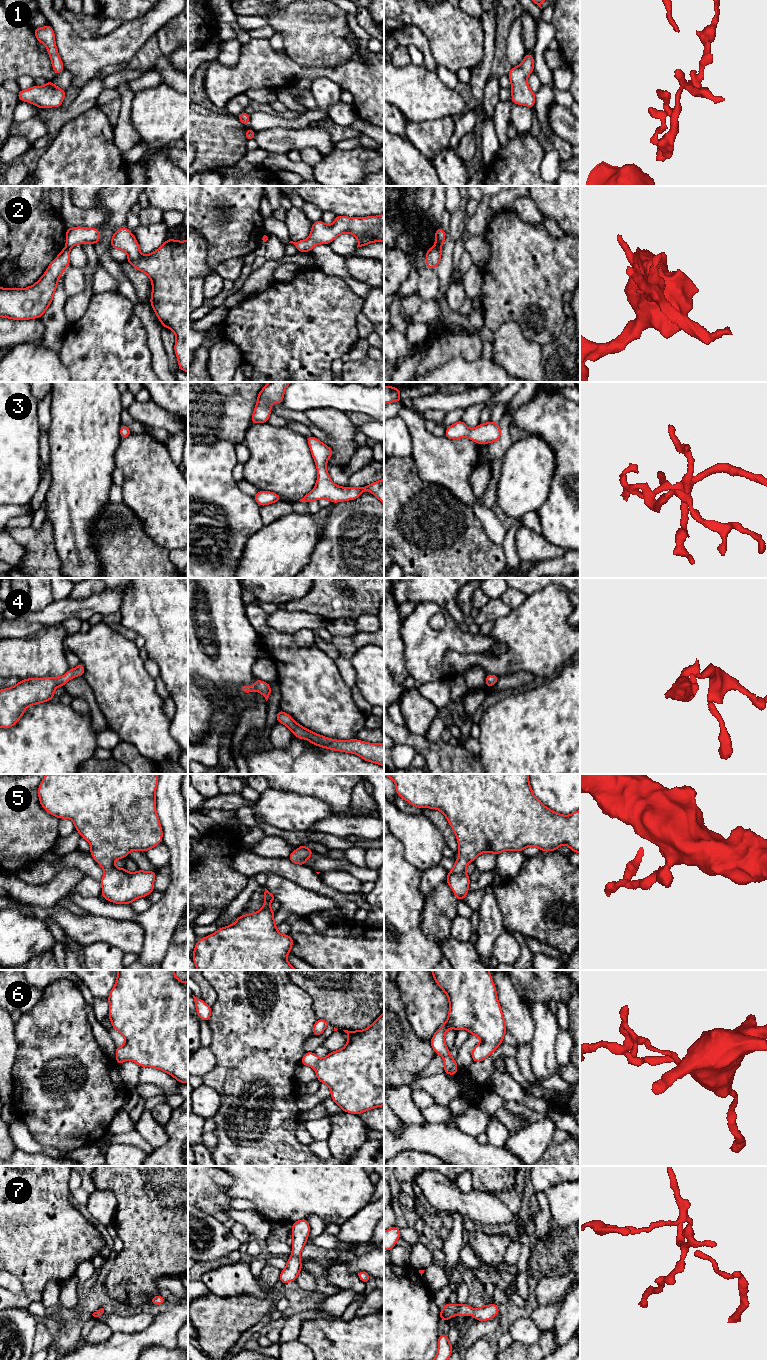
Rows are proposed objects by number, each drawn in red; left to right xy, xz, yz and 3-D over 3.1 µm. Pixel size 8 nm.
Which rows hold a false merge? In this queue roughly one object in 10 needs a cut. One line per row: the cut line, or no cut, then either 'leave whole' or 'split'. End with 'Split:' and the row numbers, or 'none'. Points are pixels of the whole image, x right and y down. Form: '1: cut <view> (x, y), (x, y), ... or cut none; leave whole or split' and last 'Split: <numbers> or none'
1: cut none; leave whole
2: cut yz (435, 246), (440, 249); split
3: cut none; leave whole
4: cut none; leave whole
5: cut none; leave whole
6: cut none; leave whole
7: cut none; leave whole
Split: 2

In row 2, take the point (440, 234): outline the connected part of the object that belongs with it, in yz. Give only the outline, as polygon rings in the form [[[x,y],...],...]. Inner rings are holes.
[[[441,227],[437,228],[435,233],[435,247],[441,249],[441,247],[444,244],[445,236],[446,234],[443,228]]]

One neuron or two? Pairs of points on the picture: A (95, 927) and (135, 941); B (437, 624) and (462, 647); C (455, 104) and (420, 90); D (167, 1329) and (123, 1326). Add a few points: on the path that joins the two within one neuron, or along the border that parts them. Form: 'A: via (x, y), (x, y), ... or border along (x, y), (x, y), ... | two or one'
A: via (105, 929), (125, 934) | one
B: border along (441, 612), (444, 626), (434, 630) | two
C: via (446, 101), (429, 98) | one
D: border along (153, 1315), (146, 1328), (123, 1333) | two

